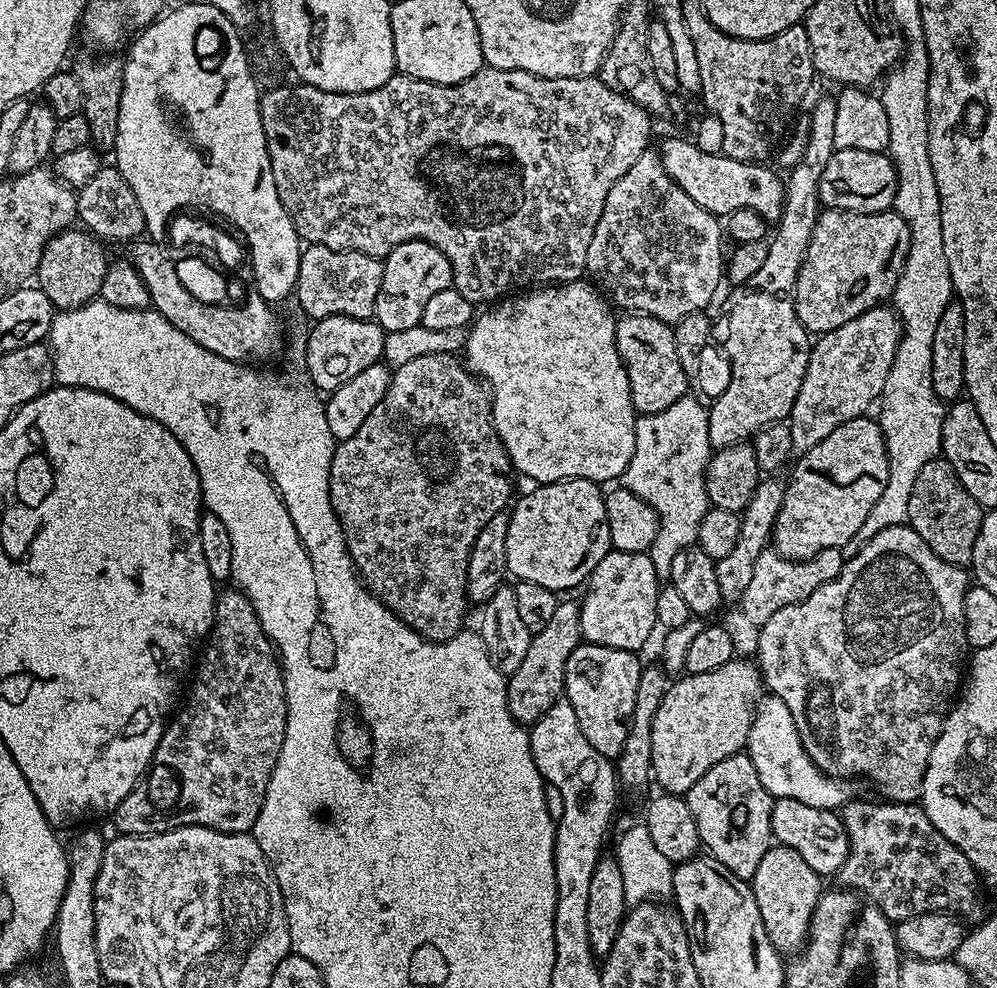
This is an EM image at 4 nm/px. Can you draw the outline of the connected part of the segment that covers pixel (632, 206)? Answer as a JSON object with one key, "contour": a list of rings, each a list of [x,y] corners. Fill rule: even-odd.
{"contour":[[[641,158],[634,162],[634,166],[630,166],[630,170],[614,182],[606,198],[602,218],[598,218],[596,223],[594,238],[590,238],[586,272],[617,305],[620,303],[622,307],[628,308],[624,310],[653,316],[672,326],[686,314],[707,309],[720,284],[720,278],[722,282],[722,224],[712,213],[698,206],[690,194],[673,183],[661,171],[655,159],[648,159]]]}

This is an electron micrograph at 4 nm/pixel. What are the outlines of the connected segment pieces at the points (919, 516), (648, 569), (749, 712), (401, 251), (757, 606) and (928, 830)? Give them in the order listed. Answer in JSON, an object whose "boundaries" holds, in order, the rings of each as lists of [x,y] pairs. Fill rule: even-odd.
{"boundaries":[[[[937,458],[922,466],[918,482],[910,490],[907,523],[926,542],[928,552],[935,559],[953,566],[971,565],[981,515],[980,503],[970,498],[948,460]]],[[[609,550],[608,553],[602,558],[602,562],[598,562],[598,566],[588,577],[586,581],[586,589],[588,593],[585,594],[584,600],[580,604],[580,635],[589,644],[601,644],[607,648],[617,648],[618,650],[626,650],[627,652],[639,653],[640,647],[647,642],[652,636],[652,628],[657,627],[656,622],[656,589],[658,587],[658,577],[655,572],[654,562],[651,561],[648,552],[618,552]]],[[[733,658],[726,666],[718,666],[718,670],[706,670],[706,674],[681,675],[681,680],[673,679],[669,683],[662,706],[658,706],[658,714],[654,714],[650,769],[665,793],[687,794],[710,766],[718,766],[718,762],[737,755],[747,745],[750,726],[762,700],[762,673],[755,659],[740,659]]],[[[411,240],[399,244],[393,252],[383,257],[382,263],[384,273],[376,294],[374,319],[385,333],[408,330],[419,325],[427,300],[433,294],[438,294],[438,290],[446,290],[454,284],[452,264],[446,254],[425,240]]],[[[831,551],[819,552],[814,558],[803,558],[794,560],[789,558],[776,558],[768,560],[761,558],[754,566],[753,578],[750,580],[749,588],[745,590],[742,599],[744,616],[755,626],[764,625],[782,606],[790,606],[799,600],[805,600],[810,593],[818,590],[826,582],[838,575],[844,568],[844,560],[835,560]]],[[[883,802],[884,804],[852,804],[849,803],[843,809],[842,819],[844,821],[844,829],[848,831],[848,857],[838,873],[838,880],[841,885],[847,886],[861,894],[872,903],[877,904],[884,911],[884,915],[893,922],[901,920],[909,920],[915,916],[921,916],[927,912],[950,911],[959,914],[961,917],[967,918],[972,911],[980,904],[980,896],[976,893],[976,884],[978,888],[978,873],[972,867],[965,856],[959,852],[957,848],[952,846],[949,840],[942,838],[934,826],[930,822],[930,818],[926,818],[923,807],[916,802]]]]}

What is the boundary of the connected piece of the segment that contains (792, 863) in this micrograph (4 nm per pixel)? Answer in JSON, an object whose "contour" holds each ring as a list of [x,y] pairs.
{"contour":[[[782,843],[769,848],[762,862],[758,862],[758,870],[750,881],[752,897],[758,902],[758,914],[762,914],[766,934],[778,950],[792,948],[798,940],[805,939],[822,891],[820,884],[821,876],[806,866],[802,854],[798,854],[798,850],[790,850]]]}

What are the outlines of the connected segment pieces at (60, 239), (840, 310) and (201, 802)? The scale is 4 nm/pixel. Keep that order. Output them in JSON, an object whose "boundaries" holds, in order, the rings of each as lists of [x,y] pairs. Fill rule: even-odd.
{"boundaries":[[[[65,227],[49,237],[34,273],[35,283],[46,294],[46,298],[50,298],[56,310],[77,308],[80,304],[97,299],[102,286],[101,278],[109,265],[108,257],[104,254],[105,245],[91,232],[74,227]]],[[[824,208],[816,219],[810,246],[804,255],[795,286],[797,318],[809,334],[823,334],[846,326],[858,314],[883,305],[884,300],[896,291],[898,278],[904,273],[908,252],[912,246],[912,234],[908,224],[895,210],[878,214],[843,212],[837,208]]],[[[240,594],[237,597],[237,600],[232,596],[226,597],[225,600],[224,597],[217,599],[216,619],[206,640],[208,649],[205,650],[204,657],[200,660],[200,669],[196,672],[196,685],[193,686],[192,693],[188,696],[188,705],[185,706],[180,720],[169,719],[167,721],[164,733],[160,736],[156,747],[156,753],[152,756],[152,765],[146,773],[148,800],[140,800],[139,791],[131,792],[129,796],[122,798],[122,802],[110,816],[110,820],[116,823],[115,831],[117,833],[125,836],[150,836],[154,832],[169,832],[172,828],[186,828],[189,824],[199,824],[202,828],[213,828],[219,832],[247,833],[251,829],[252,823],[255,822],[256,815],[260,812],[260,804],[264,801],[264,791],[268,785],[268,779],[274,770],[278,754],[282,750],[286,704],[284,702],[284,679],[273,657],[271,655],[268,657],[264,653],[265,641],[262,639],[260,624],[256,621],[256,612],[253,611],[252,604],[249,603],[246,596]]]]}

